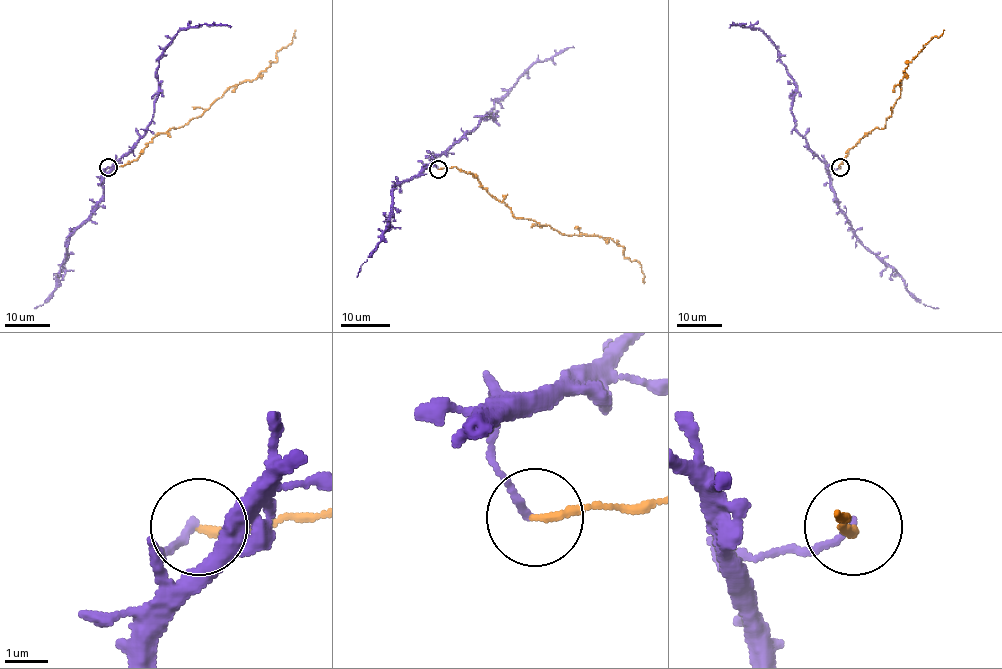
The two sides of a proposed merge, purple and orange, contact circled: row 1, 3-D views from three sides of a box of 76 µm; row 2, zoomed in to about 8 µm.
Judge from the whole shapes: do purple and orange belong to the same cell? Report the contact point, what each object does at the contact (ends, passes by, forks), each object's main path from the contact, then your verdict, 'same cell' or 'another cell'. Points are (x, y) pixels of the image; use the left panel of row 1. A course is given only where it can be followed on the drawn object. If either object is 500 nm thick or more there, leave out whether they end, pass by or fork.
(108, 167) | purple ends | orange ends | purple via (108, 167), (131, 148), (150, 121), (164, 48), (182, 29), (206, 24), (231, 26) | orange via (108, 167), (137, 158), (156, 136), (199, 117), (232, 86), (253, 81), (276, 60), (296, 30) | another cell

